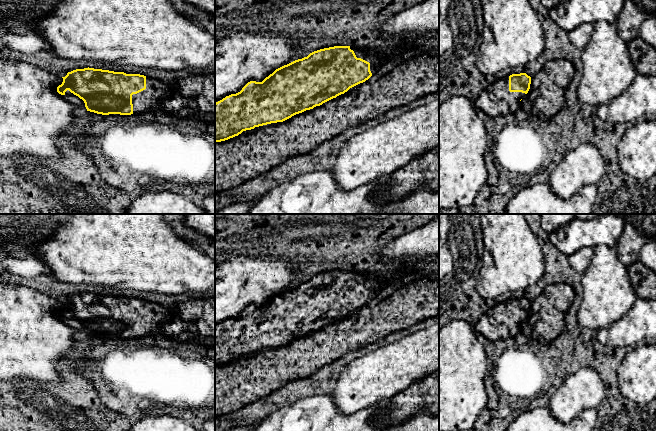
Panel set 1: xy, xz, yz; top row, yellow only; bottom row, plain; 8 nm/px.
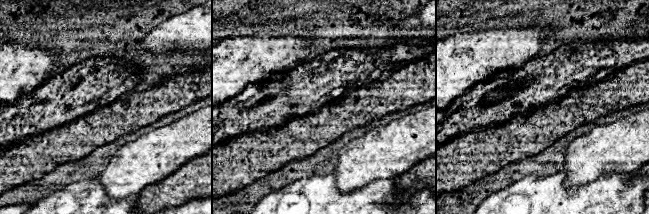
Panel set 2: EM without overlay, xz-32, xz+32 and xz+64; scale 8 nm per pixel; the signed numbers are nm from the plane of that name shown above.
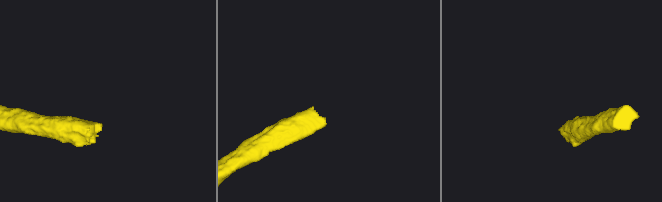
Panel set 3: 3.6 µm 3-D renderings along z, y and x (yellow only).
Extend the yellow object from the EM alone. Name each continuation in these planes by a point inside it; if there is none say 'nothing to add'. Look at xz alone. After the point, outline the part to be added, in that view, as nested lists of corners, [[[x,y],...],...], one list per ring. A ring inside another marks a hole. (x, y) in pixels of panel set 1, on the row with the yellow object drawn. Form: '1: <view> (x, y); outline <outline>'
1: xz (360, 53); outline [[[352,45],[350,46],[350,49],[354,51],[357,58],[361,58],[370,63],[370,71],[372,75],[376,74],[379,70],[381,70],[380,63],[374,55],[369,54],[367,51],[361,48],[354,47]]]

